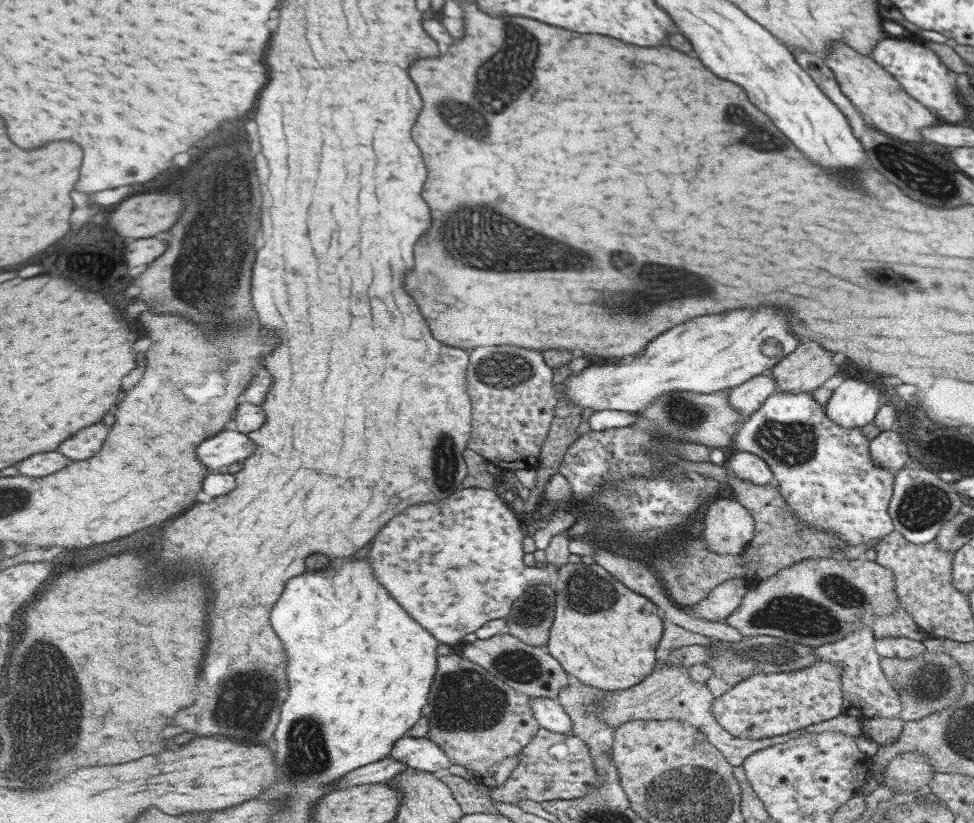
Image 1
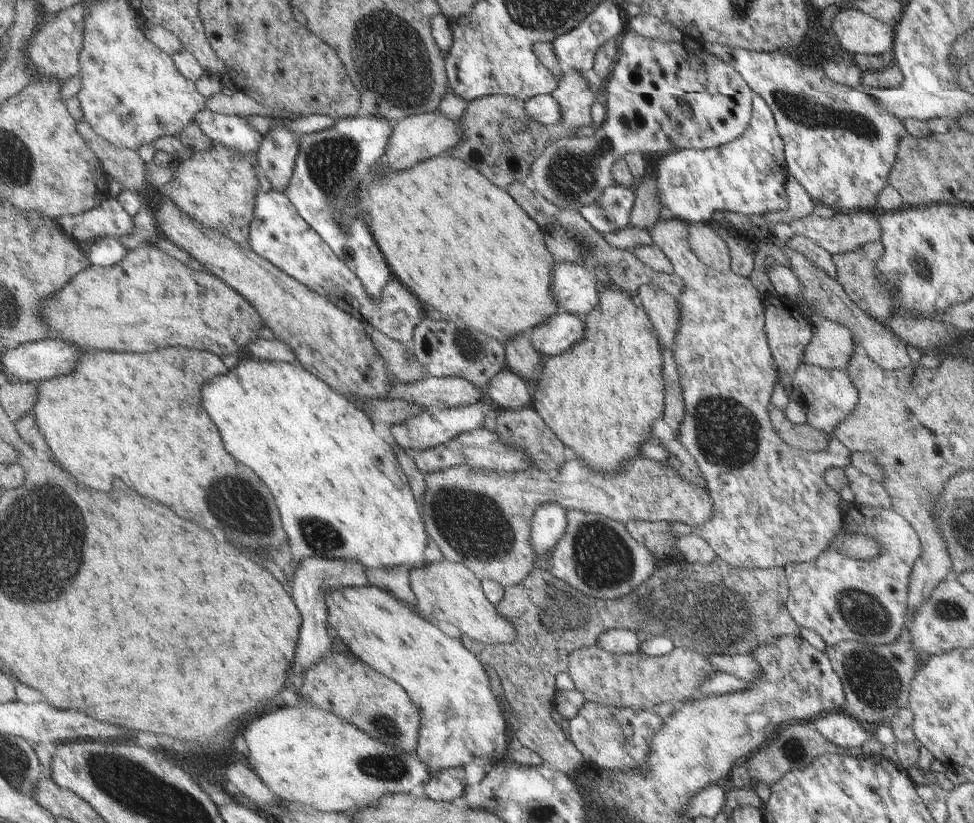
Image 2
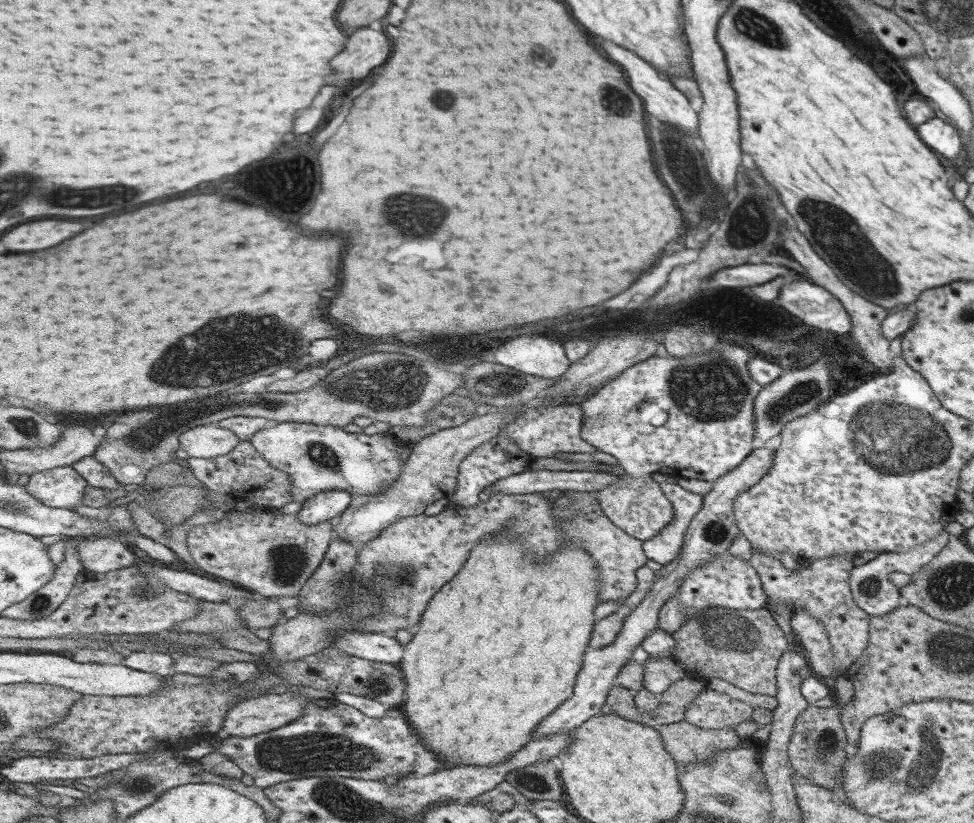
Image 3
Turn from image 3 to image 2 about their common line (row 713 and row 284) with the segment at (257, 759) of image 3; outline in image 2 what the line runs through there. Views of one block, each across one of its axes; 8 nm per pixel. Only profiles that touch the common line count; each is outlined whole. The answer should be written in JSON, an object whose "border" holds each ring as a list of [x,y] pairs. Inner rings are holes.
{"border":[[[274,188],[270,192],[257,192],[255,213],[250,227],[250,244],[258,256],[265,258],[310,290],[337,303],[342,310],[351,312],[386,338],[410,346],[414,327],[427,318],[426,308],[394,278],[385,286],[380,298],[371,301],[364,294],[359,278],[335,255],[331,246],[315,228],[302,218],[291,200]]]}

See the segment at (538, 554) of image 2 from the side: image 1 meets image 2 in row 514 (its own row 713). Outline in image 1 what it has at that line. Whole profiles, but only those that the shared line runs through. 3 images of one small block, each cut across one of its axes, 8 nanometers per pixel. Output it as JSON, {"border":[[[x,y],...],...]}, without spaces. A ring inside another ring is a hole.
{"border":[[[534,698],[531,700],[531,711],[537,727],[561,734],[571,733],[570,717],[557,700]]]}

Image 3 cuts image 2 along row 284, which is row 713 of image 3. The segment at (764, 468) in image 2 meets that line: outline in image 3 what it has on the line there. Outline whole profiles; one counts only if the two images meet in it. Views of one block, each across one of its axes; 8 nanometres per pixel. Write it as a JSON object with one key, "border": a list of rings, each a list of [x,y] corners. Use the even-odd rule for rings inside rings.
{"border":[[[715,690],[699,692],[684,708],[683,721],[708,730],[731,729],[751,718],[755,708]]]}

